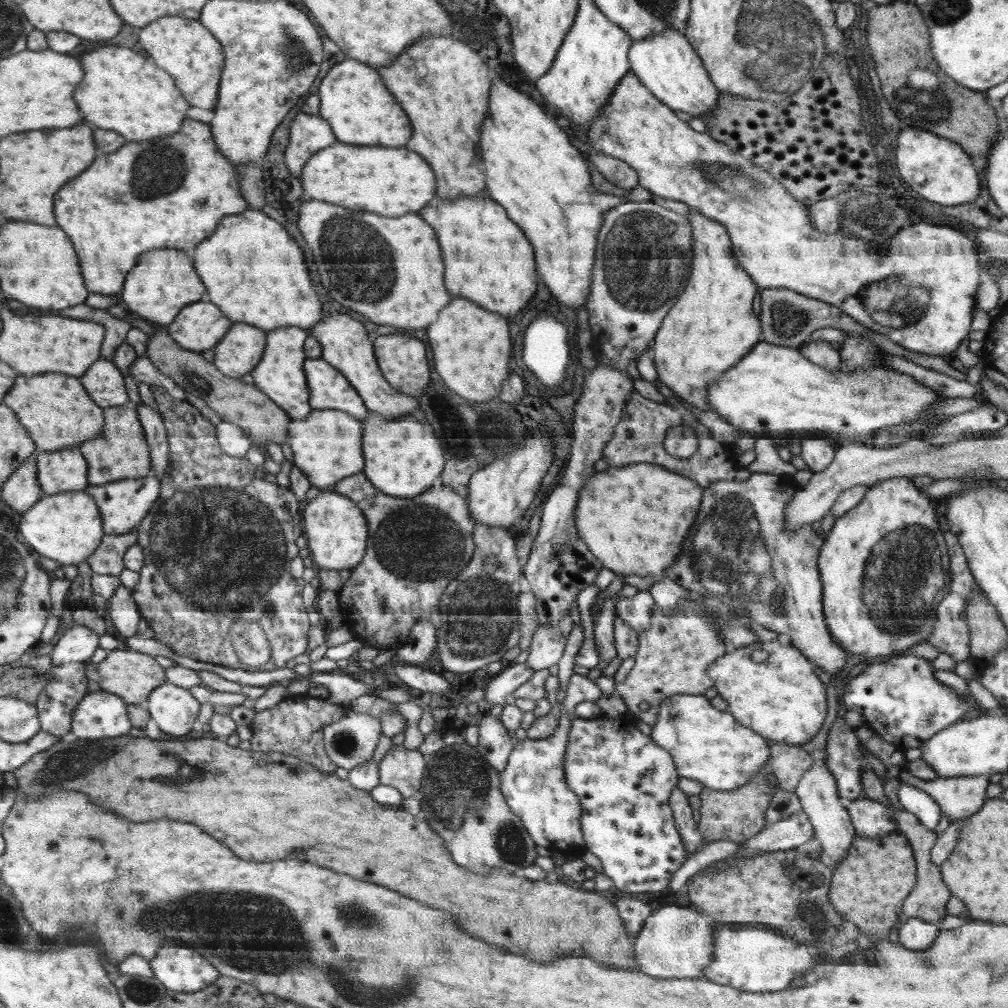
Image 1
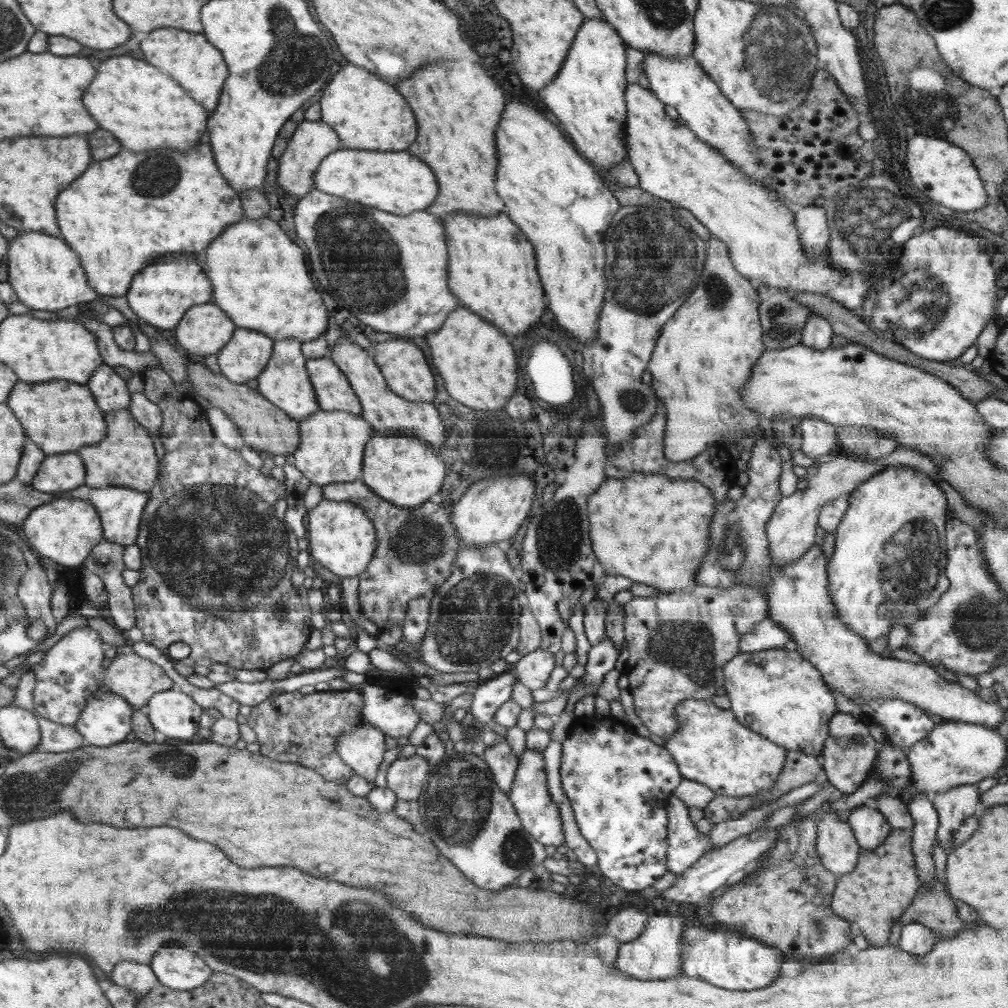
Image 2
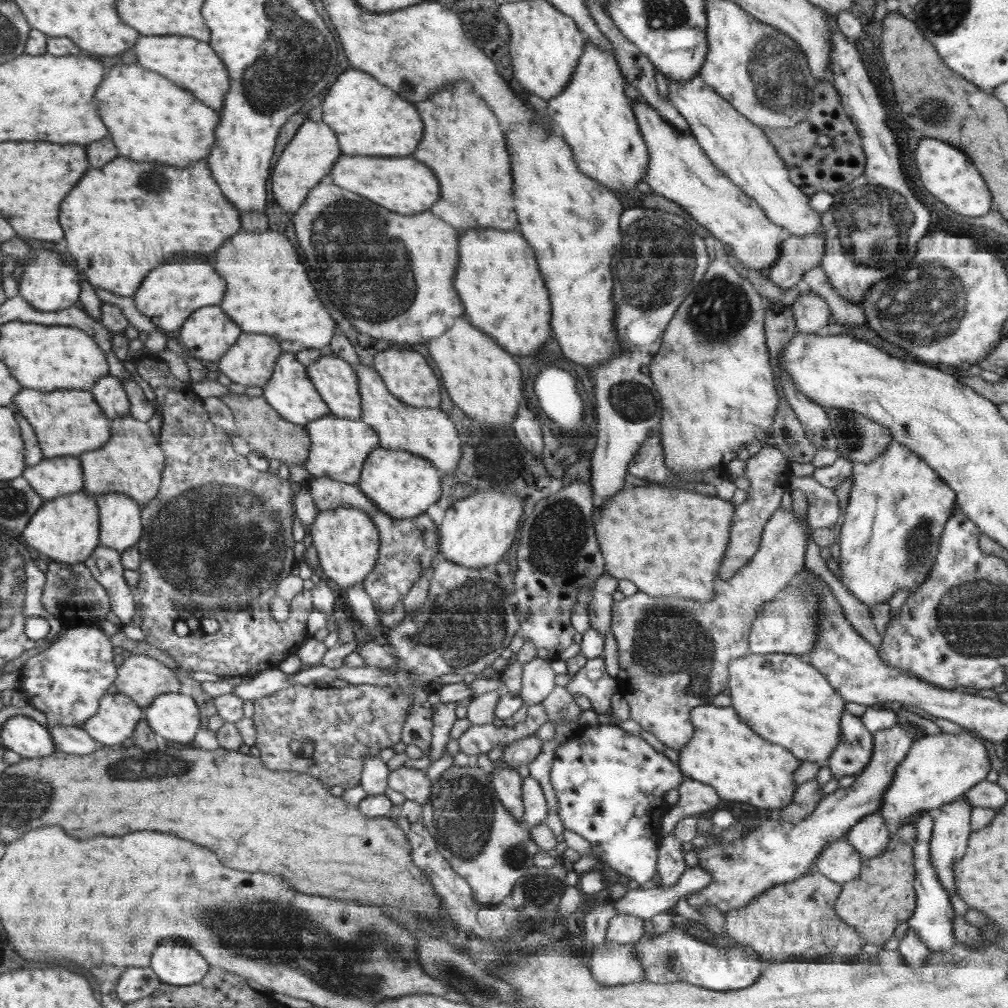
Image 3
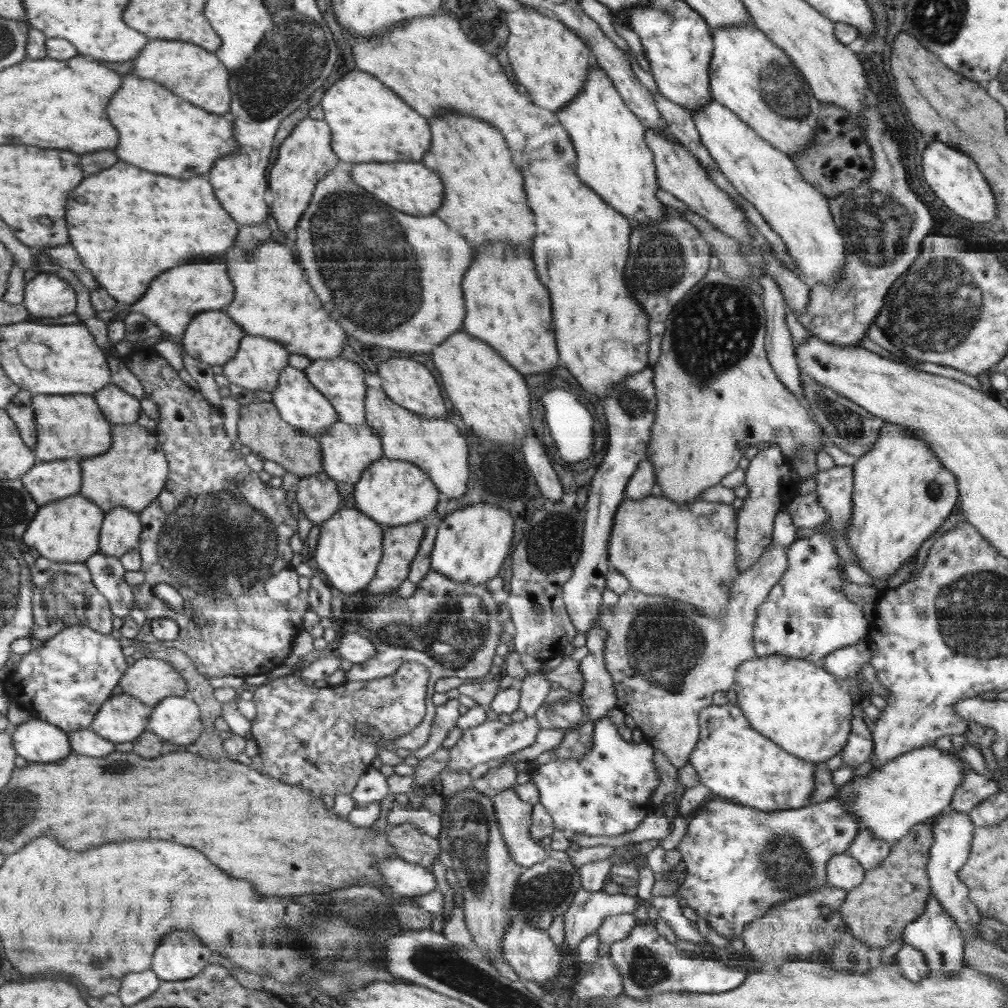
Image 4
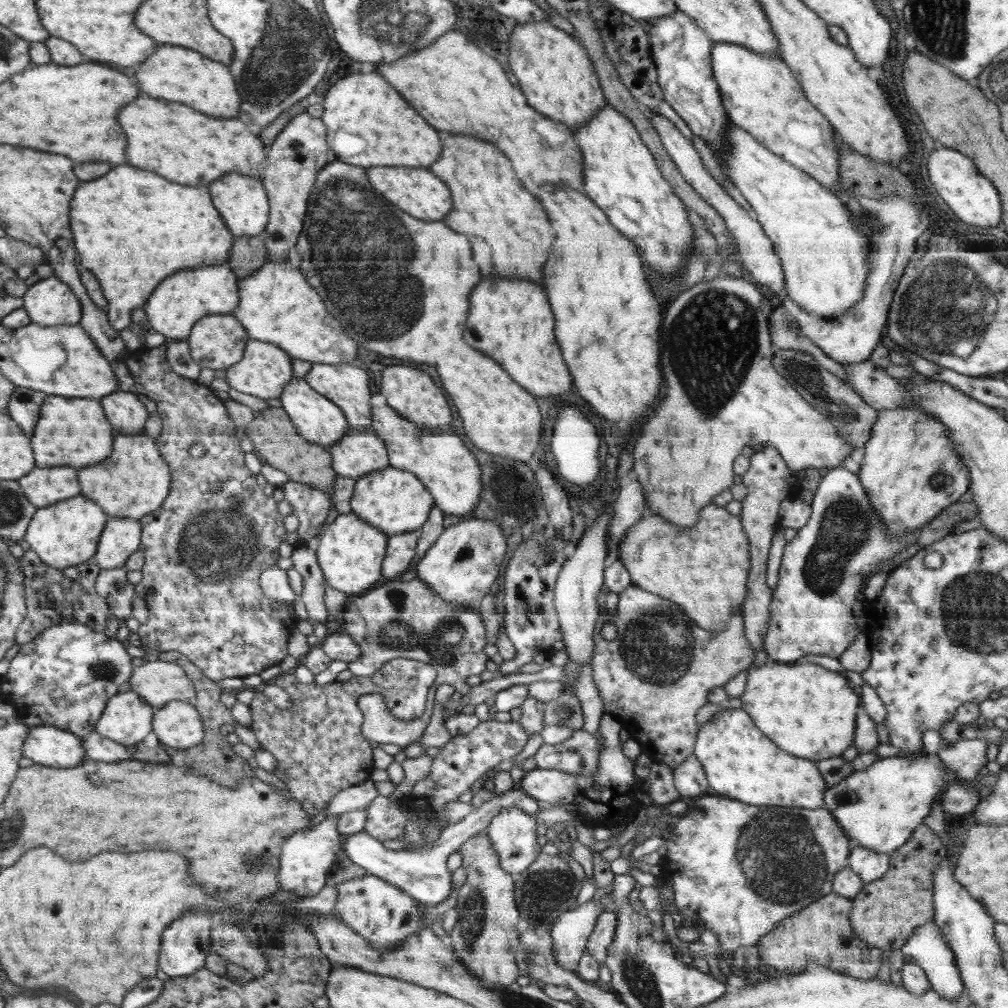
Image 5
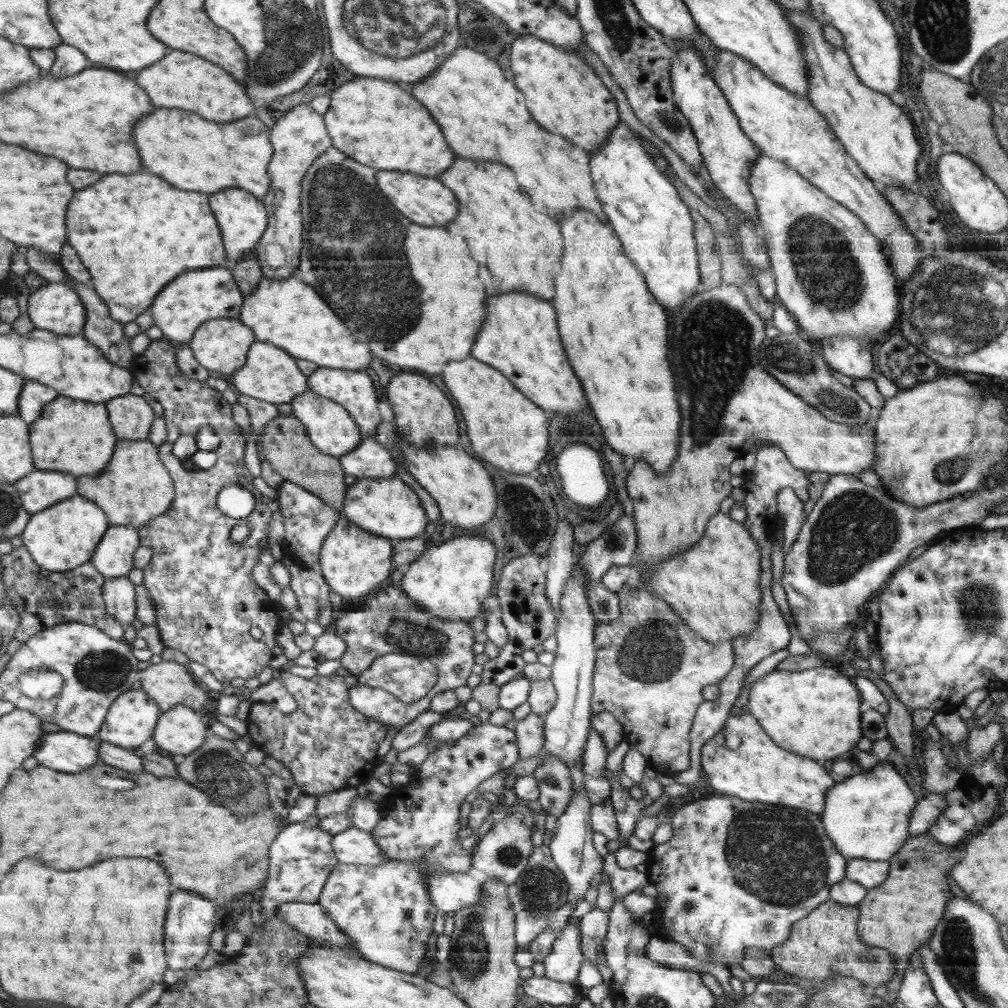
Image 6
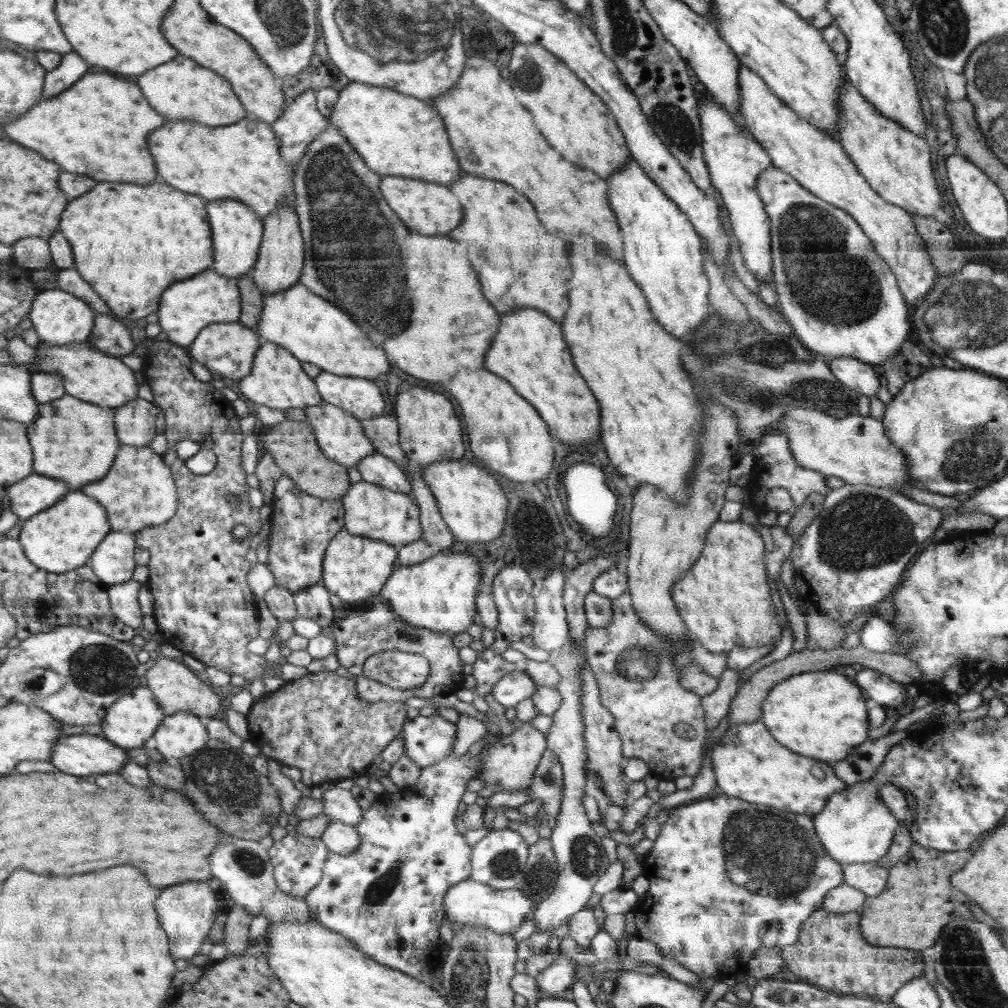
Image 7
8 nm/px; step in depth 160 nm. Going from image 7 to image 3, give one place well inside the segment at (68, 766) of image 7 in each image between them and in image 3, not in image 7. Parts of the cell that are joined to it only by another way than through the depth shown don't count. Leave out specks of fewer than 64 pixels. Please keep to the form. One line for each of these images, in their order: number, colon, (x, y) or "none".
3: (24, 735)
4: (37, 741)
5: (48, 745)
6: (66, 751)

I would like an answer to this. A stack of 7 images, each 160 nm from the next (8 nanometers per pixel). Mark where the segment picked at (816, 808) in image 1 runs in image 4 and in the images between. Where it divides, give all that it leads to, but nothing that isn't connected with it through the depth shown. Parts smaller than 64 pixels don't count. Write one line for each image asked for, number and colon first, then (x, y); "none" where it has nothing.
2: (838, 848)
3: (841, 862)
4: (844, 871)

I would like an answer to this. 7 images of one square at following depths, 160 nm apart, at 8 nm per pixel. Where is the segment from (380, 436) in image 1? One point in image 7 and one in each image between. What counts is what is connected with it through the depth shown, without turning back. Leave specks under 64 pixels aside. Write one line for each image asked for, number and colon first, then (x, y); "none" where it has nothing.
2: (405, 470)
3: (403, 484)
4: (394, 492)
5: (396, 501)
6: (388, 507)
7: (372, 511)

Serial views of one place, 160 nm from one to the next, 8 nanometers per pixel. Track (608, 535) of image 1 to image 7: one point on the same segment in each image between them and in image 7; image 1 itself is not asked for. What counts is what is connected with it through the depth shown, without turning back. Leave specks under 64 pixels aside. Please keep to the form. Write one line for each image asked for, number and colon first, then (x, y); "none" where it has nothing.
2: (629, 539)
3: (667, 541)
4: (687, 551)
5: (703, 568)
6: (714, 587)
7: (724, 600)

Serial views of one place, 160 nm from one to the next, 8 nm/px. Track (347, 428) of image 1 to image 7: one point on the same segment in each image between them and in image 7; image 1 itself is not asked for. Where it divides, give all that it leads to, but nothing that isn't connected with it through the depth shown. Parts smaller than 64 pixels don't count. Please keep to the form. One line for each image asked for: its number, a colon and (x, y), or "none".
2: (332, 445)
3: (339, 446)
4: (348, 450)
5: (359, 452)
6: (370, 459)
7: (377, 468)

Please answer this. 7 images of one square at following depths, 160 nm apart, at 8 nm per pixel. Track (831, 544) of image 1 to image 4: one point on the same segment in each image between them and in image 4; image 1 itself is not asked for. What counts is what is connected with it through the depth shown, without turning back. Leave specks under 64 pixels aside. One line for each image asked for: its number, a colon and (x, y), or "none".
2: (889, 565)
3: (897, 508)
4: (902, 492)

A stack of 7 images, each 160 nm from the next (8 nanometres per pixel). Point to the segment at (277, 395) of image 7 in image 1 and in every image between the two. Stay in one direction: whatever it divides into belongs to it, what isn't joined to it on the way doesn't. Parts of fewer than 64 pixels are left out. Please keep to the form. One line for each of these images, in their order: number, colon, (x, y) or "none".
1: (242, 348)
2: (247, 354)
3: (251, 361)
4: (257, 366)
5: (266, 369)
6: (270, 374)

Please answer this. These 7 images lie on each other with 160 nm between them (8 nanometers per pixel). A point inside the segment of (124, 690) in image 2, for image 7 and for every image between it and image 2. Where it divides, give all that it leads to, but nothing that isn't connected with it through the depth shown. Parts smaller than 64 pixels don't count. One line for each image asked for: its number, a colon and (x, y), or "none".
3: (143, 678)
4: (150, 679)
5: (160, 682)
6: (169, 683)
7: (177, 690)

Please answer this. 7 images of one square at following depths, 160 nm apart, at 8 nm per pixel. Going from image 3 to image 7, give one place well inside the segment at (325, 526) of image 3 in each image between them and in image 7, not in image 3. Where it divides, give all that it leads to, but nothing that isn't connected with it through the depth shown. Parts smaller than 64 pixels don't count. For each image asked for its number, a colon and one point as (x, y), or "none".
4: (349, 547)
5: (350, 551)
6: (353, 561)
7: (355, 567)

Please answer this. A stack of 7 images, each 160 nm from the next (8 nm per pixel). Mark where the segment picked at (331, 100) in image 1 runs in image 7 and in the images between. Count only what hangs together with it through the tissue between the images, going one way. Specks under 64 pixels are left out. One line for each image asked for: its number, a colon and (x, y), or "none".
2: (369, 114)
3: (372, 120)
4: (371, 124)
5: (368, 123)
6: (378, 122)
7: (400, 135)

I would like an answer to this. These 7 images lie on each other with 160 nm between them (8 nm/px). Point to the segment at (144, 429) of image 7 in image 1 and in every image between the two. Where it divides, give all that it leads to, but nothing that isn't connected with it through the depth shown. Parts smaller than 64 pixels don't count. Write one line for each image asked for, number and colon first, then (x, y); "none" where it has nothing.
1: (105, 381)
2: (112, 392)
3: (109, 391)
4: (122, 408)
5: (127, 414)
6: (132, 417)

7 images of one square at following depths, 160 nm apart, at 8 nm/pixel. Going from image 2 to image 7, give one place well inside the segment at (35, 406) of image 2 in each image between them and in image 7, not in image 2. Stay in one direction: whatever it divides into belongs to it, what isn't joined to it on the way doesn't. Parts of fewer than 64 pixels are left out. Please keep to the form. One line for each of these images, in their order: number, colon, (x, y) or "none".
3: (69, 422)
4: (69, 426)
5: (89, 438)
6: (75, 436)
7: (75, 440)

